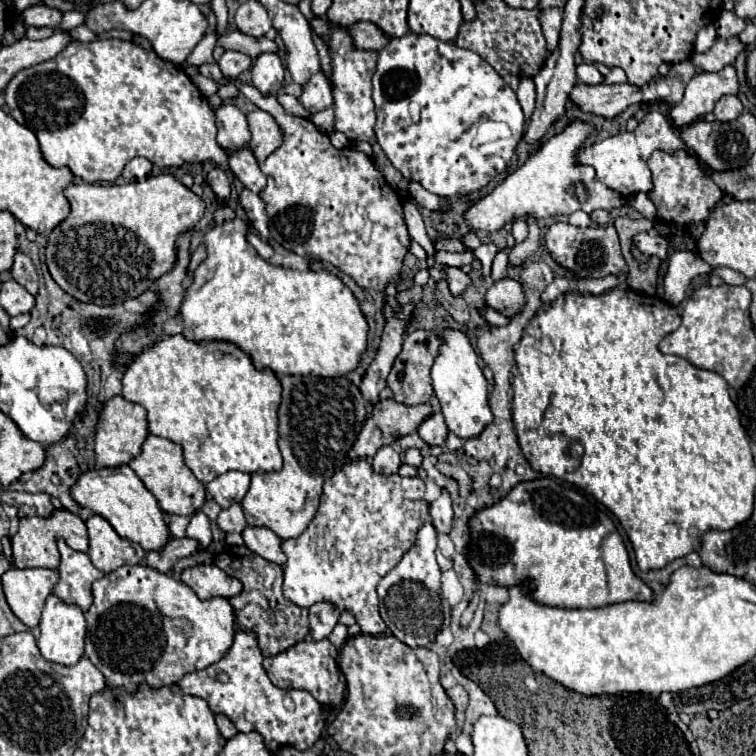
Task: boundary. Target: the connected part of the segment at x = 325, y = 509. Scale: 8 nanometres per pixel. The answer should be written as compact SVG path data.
M366 460L344 464L326 480L318 512L308 528L298 538L282 542L282 550L288 558L284 564L284 596L300 608L310 608L316 602L332 602L340 612L348 610L356 618L362 634L384 634L386 624L378 612L376 588L400 558L416 546L416 532L428 520L428 506L422 478L404 478L400 474L384 476L374 472Z

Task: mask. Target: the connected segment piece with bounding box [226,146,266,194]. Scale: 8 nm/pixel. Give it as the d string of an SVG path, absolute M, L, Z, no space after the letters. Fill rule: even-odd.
M248 146L236 148L236 150L226 150L226 156L228 156L228 166L230 166L232 174L236 174L236 178L248 190L258 194L266 186L266 176L260 172L258 162Z

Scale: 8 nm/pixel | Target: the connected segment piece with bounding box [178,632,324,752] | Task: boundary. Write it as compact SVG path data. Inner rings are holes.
M236 632L232 648L220 662L204 668L200 672L186 674L178 682L178 686L184 690L184 694L204 698L208 702L212 714L226 716L238 728L238 732L248 734L248 732L256 730L264 738L264 744L270 752L276 752L282 746L294 746L298 750L306 750L306 748L314 746L324 728L324 720L320 718L320 704L306 690L276 688L270 682L266 670L262 668L262 660L264 660L264 656L260 654L256 636L252 632ZM218 672L226 672L230 680L220 682ZM286 698L292 700L292 704L294 704L292 710L288 710L284 706Z

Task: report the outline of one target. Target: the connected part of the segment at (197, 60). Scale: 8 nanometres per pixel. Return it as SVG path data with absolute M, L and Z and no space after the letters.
M216 30L214 32L206 32L206 36L198 42L198 46L192 50L192 54L184 60L184 68L188 68L188 66L200 66L200 64L204 64L204 62L214 62L212 60L212 50L214 50L214 46L216 46Z

